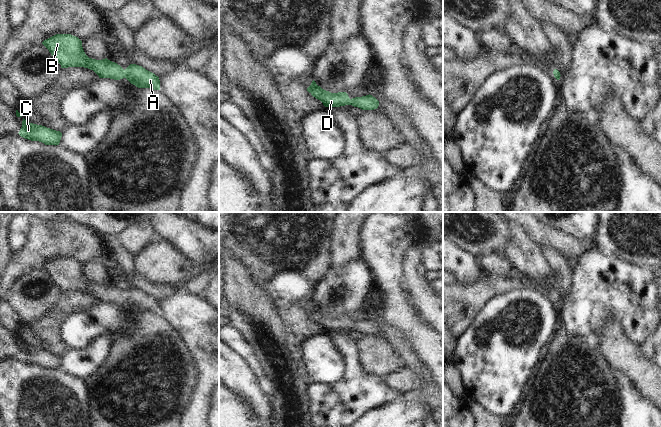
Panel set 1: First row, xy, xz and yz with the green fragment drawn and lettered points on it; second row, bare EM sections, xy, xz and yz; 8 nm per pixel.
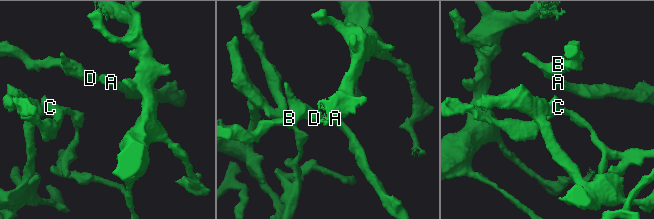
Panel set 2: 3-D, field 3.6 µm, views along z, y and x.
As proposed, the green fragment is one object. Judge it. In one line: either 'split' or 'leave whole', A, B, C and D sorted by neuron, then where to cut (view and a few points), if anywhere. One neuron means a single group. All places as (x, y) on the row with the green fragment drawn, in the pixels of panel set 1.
leave whole | A B C D | no cut

